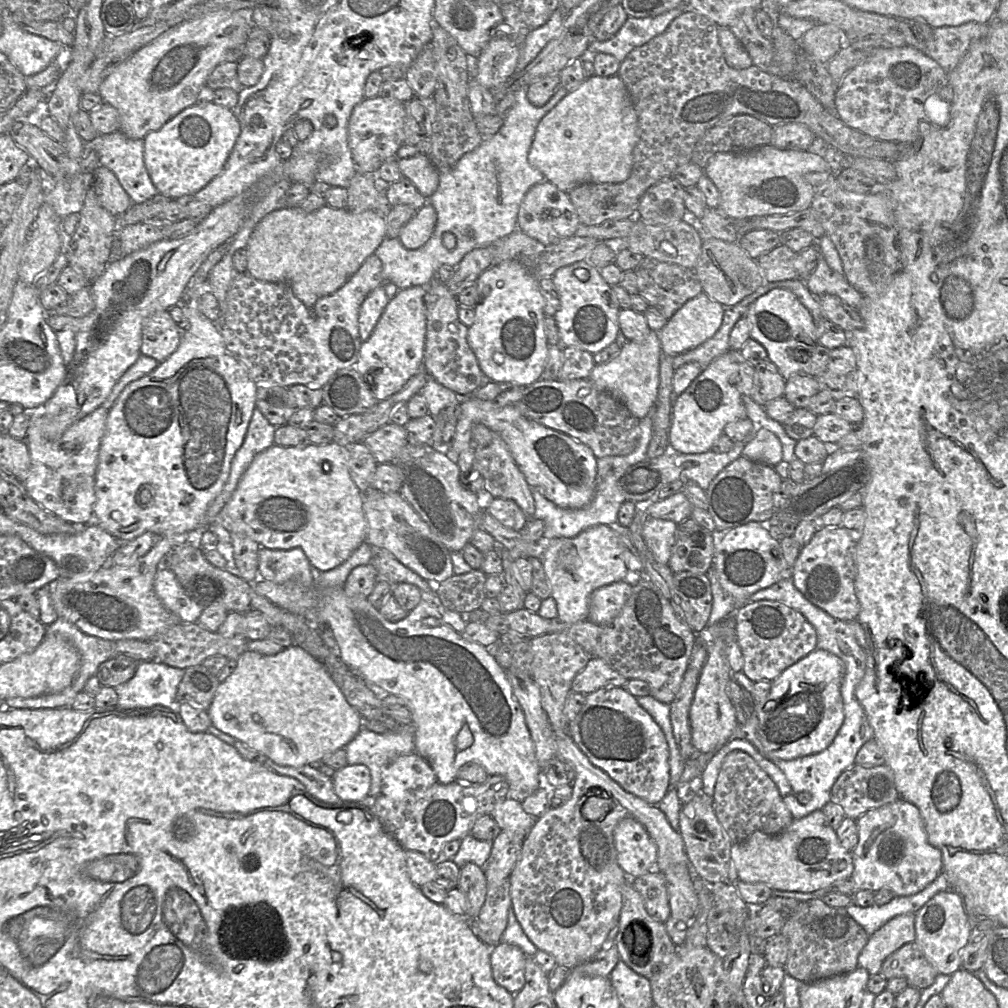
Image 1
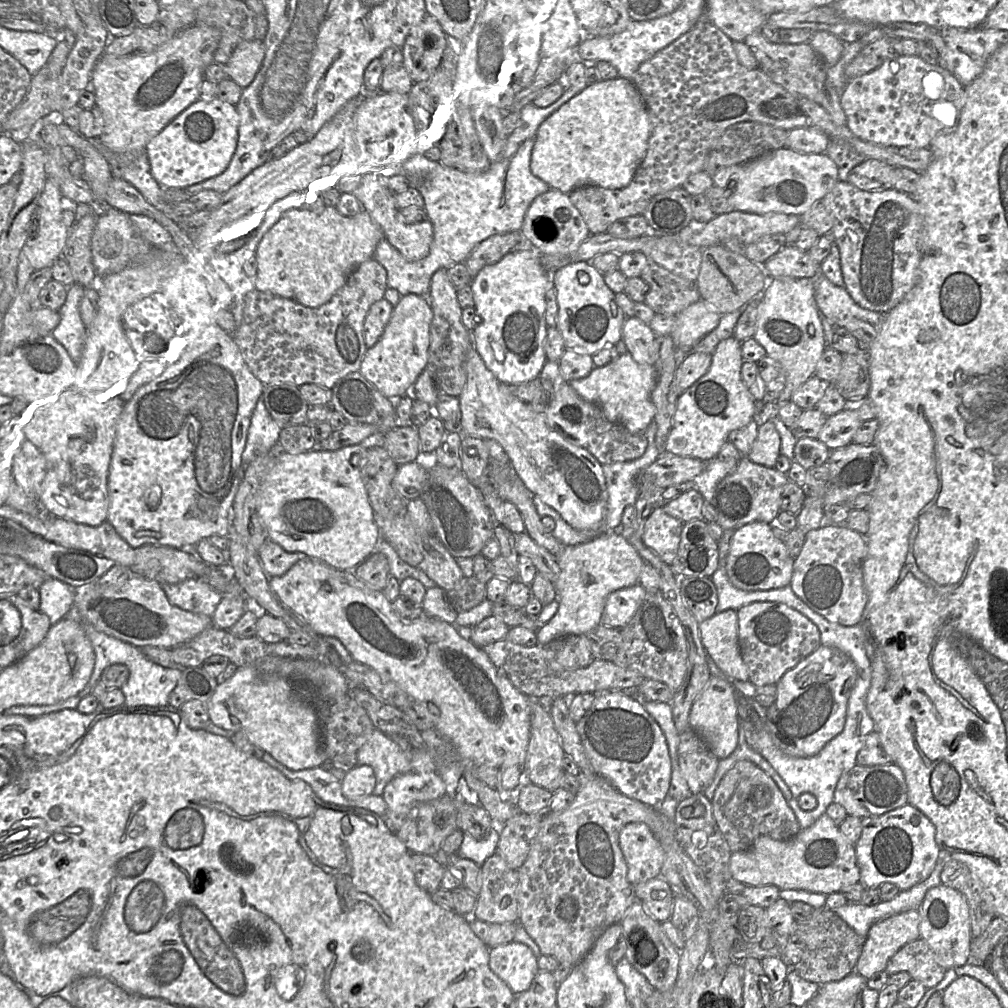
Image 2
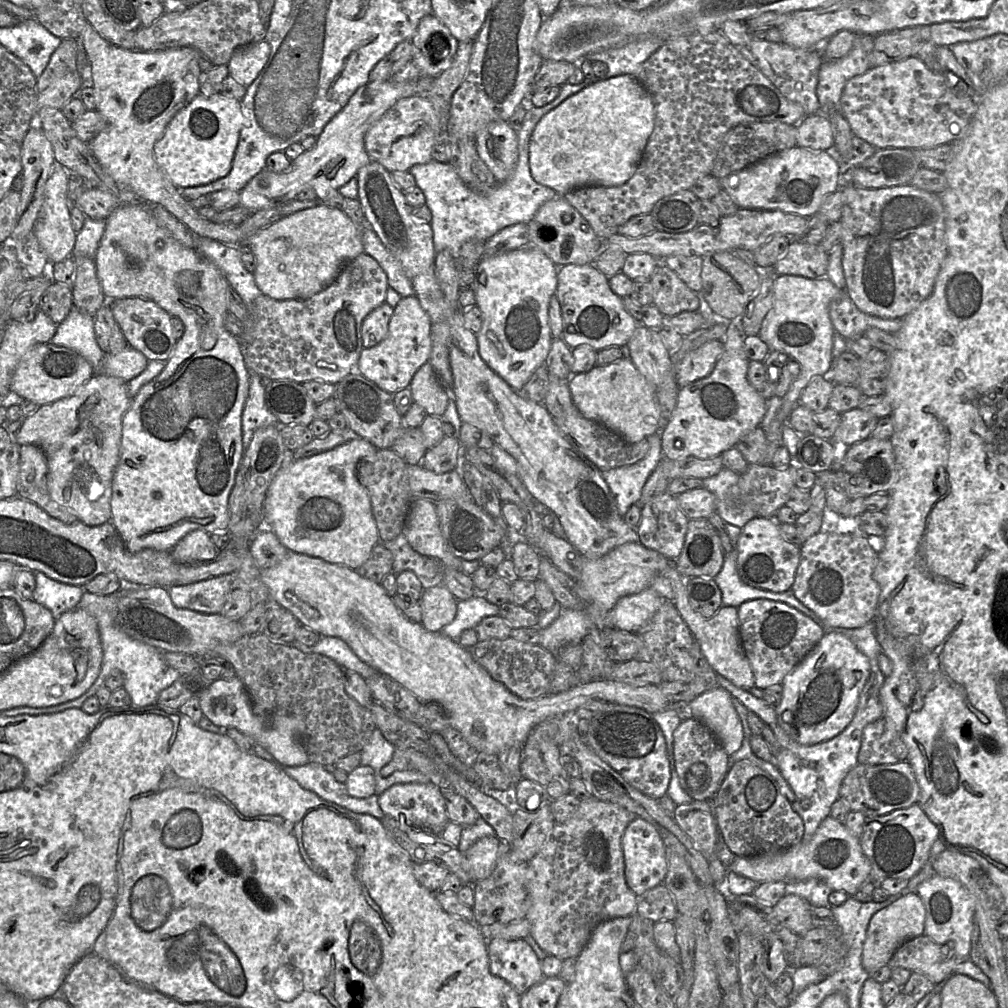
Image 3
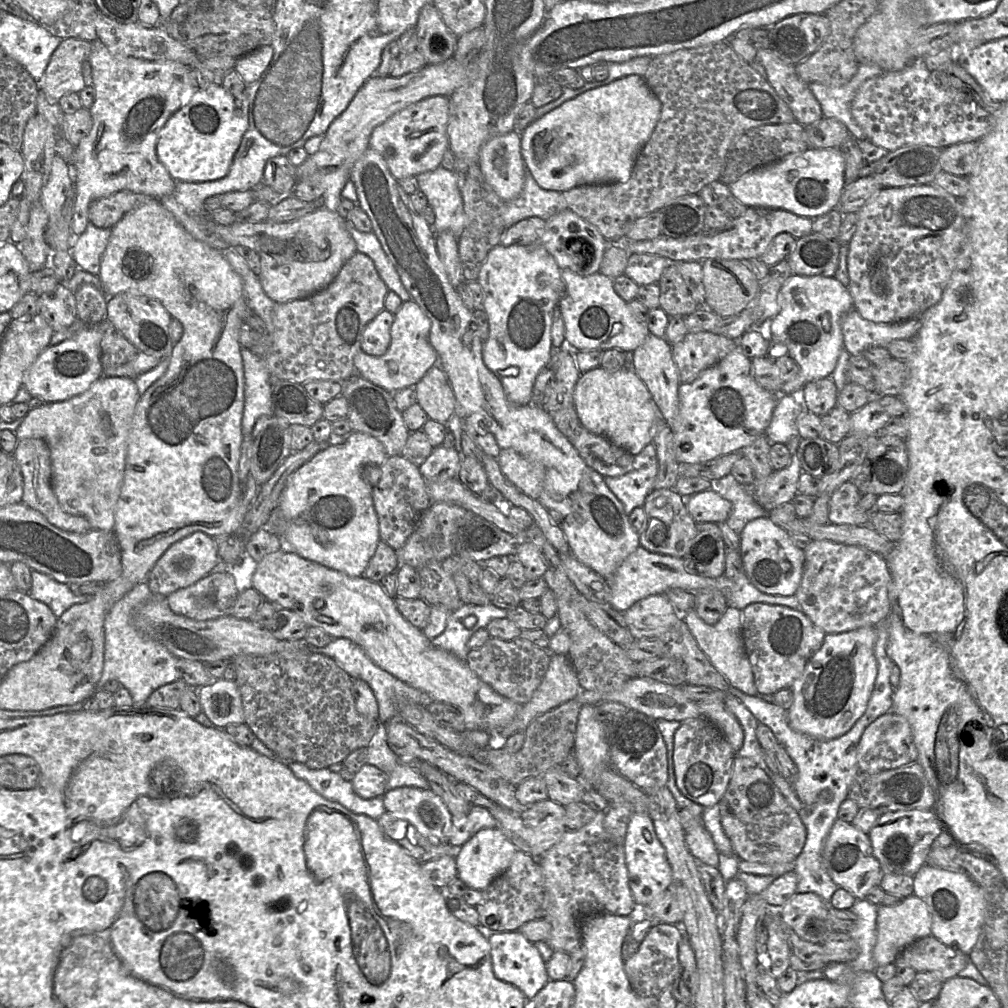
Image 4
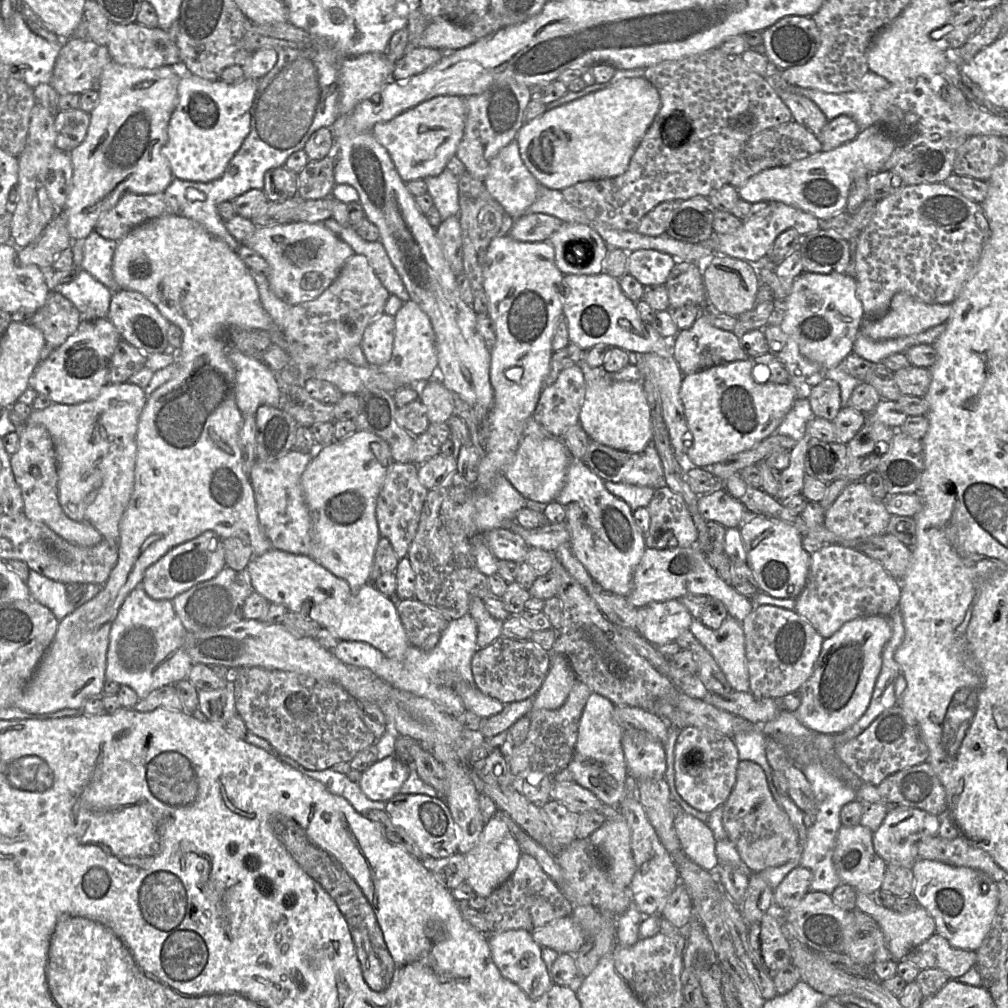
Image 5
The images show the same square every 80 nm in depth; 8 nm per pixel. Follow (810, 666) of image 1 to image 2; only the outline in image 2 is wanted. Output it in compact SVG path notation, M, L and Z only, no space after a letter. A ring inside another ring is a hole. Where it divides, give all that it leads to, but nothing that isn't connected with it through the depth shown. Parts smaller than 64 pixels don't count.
M821 644L776 683L776 699L767 707L764 728L774 745L792 757L817 754L844 728L850 692L858 670L842 651Z

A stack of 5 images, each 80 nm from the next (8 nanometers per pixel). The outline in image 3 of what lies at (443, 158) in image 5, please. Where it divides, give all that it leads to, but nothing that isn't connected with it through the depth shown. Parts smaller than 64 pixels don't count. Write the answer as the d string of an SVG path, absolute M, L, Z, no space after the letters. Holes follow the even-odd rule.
M411 96L398 100L368 129L364 147L369 158L380 163L390 173L409 171L416 164L432 160L433 146L442 138L439 116L426 96Z

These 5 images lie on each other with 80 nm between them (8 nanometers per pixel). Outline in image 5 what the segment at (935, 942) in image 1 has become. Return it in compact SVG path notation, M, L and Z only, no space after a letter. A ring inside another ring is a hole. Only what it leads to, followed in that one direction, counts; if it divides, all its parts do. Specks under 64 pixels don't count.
M918 858L912 866L913 896L934 919L936 933L964 951L977 951L989 932L999 902L997 885L982 871Z

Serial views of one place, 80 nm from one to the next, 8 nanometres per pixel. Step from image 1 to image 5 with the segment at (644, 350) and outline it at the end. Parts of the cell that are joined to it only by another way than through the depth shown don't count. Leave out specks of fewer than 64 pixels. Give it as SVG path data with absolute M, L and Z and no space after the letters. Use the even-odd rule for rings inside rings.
M583 367L586 377L586 391L579 414L579 423L588 437L601 444L629 453L638 453L653 439L650 408L642 381L614 380L607 376L604 369Z

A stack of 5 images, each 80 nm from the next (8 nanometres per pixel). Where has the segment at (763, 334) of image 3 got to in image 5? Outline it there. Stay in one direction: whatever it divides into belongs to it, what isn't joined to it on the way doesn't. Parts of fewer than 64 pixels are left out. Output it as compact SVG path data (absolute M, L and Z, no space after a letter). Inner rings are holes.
M803 272L794 280L782 307L777 308L782 331L795 340L804 357L827 371L837 368L853 352L855 339L864 321L864 310L856 289L854 276Z

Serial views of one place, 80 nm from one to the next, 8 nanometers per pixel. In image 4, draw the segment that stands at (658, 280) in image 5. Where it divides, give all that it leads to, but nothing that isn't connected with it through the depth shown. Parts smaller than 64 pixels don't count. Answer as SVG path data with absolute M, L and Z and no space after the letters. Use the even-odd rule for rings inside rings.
M630 253L625 274L638 285L658 283L664 269L671 261L659 255Z

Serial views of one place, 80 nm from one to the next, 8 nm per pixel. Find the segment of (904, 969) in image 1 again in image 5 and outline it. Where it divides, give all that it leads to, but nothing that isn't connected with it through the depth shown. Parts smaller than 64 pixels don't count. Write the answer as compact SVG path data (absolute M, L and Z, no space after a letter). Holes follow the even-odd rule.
M934 933L913 948L902 961L911 962L920 970L940 969L947 973L950 979L956 979L976 966L977 954L975 951L954 948L944 937Z

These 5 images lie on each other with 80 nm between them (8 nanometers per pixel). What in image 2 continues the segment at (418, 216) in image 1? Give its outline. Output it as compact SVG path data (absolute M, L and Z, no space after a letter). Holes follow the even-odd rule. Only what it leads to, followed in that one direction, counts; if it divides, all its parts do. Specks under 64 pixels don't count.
M365 174L361 177L357 196L363 210L380 227L383 237L406 259L416 261L427 256L433 240L433 226L429 219L411 224L403 222L395 204L394 193L375 174Z

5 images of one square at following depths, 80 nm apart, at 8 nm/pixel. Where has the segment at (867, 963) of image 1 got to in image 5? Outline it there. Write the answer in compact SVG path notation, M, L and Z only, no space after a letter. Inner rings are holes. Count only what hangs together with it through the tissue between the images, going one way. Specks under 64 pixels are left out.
M856 892L856 908L878 923L896 962L936 933L934 919L922 906L909 913L899 913L877 904L871 895Z

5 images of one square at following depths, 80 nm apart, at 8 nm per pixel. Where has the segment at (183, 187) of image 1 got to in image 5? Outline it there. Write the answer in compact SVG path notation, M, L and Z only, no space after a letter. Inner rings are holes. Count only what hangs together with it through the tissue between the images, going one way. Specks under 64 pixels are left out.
M184 69L181 72L177 104L169 119L167 140L161 150L169 161L174 178L185 181L210 182L222 176L230 159L250 132L250 110L257 91L258 80L244 78L238 84L227 84L221 79L204 80L185 72Z

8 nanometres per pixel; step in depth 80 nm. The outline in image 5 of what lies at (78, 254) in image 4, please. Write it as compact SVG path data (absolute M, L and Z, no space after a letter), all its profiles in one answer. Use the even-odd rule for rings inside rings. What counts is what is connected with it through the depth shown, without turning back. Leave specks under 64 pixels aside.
M95 230L85 239L80 268L91 274L112 293L119 288L112 274L112 261L117 242L101 237Z

